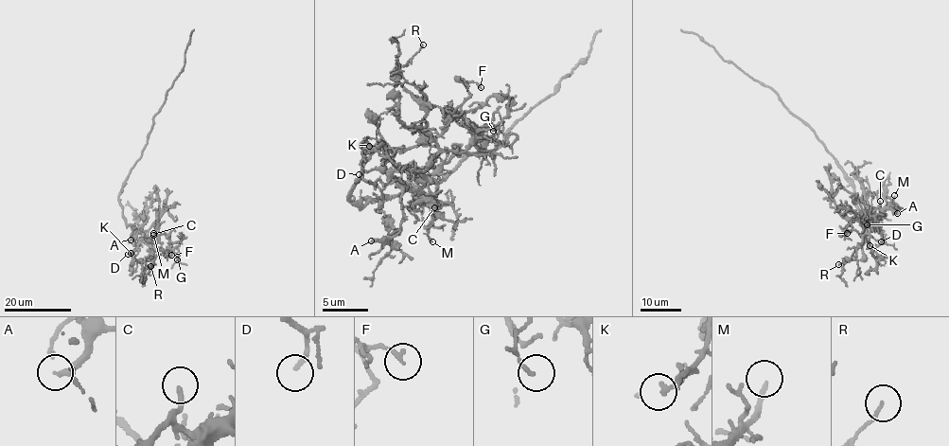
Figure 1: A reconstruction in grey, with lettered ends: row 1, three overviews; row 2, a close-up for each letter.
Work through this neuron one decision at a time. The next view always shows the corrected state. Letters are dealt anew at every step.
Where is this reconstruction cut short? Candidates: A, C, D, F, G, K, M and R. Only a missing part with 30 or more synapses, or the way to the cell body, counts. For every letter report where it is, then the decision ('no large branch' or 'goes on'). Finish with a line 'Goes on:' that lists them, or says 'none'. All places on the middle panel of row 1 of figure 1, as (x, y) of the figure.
A: (371, 240) | no large branch
C: (434, 207) | goes on
D: (359, 174) | no large branch
F: (481, 87) | no large branch
G: (493, 131) | no large branch
K: (369, 146) | no large branch
M: (432, 241) | goes on
R: (423, 44) | no large branch
Goes on: C, M

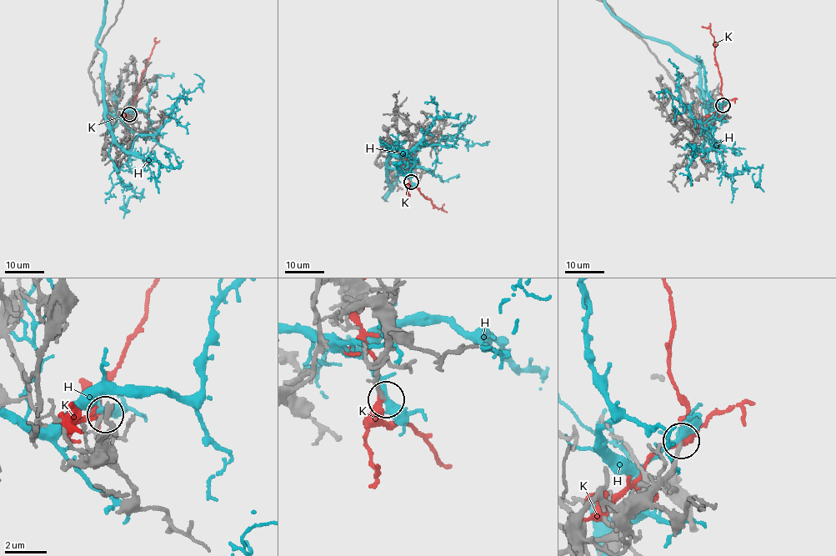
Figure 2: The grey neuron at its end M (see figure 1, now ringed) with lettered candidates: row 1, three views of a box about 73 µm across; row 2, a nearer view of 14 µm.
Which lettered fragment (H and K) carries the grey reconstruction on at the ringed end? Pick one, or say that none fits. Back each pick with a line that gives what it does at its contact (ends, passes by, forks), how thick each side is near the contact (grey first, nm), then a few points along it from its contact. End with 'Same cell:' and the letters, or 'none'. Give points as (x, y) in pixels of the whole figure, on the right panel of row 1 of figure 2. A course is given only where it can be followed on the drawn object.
Same cell: none

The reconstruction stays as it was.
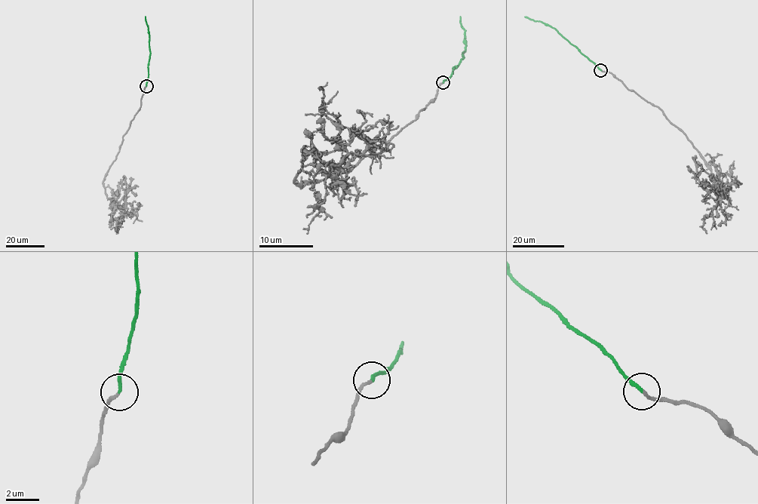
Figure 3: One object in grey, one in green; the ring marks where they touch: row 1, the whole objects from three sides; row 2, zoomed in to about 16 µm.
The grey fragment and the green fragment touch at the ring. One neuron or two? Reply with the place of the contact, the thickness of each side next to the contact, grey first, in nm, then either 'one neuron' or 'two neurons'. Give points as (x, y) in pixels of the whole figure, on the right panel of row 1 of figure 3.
place (600, 70); calibres 170 and 160 nm; one neuron

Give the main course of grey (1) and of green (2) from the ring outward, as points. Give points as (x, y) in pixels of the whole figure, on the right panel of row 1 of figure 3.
1: (601, 70), (658, 107), (701, 155), (711, 171), (710, 191), (722, 189), (727, 196), (705, 218), (707, 233)
2: (601, 70), (553, 28), (525, 16)

